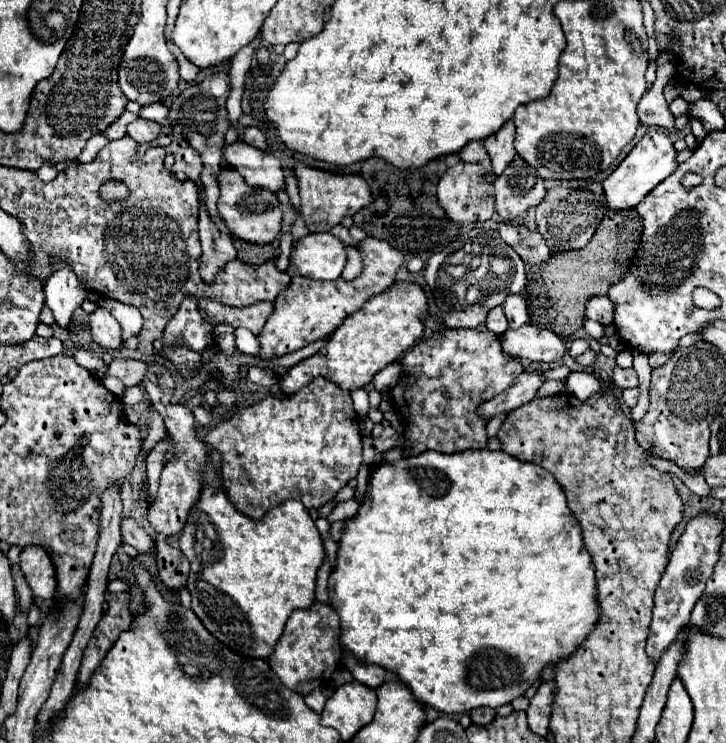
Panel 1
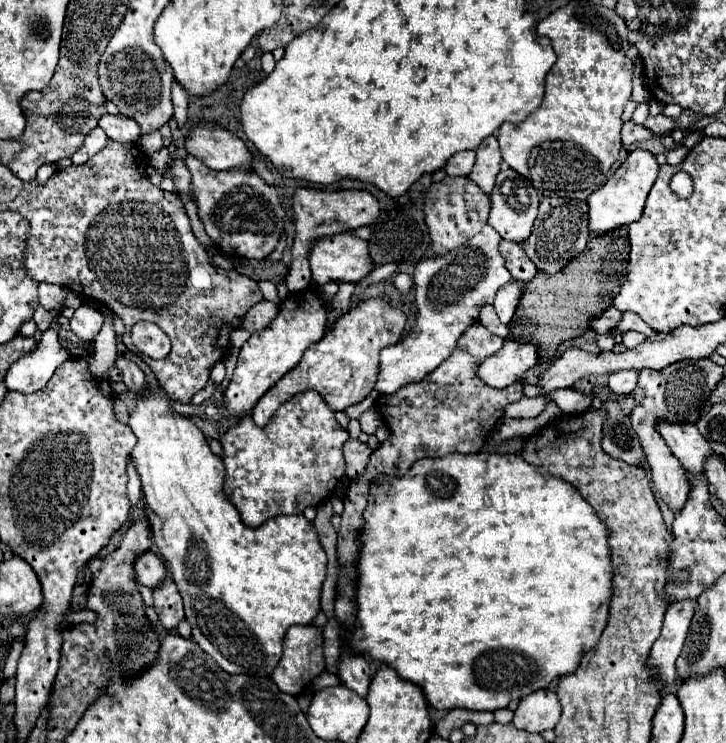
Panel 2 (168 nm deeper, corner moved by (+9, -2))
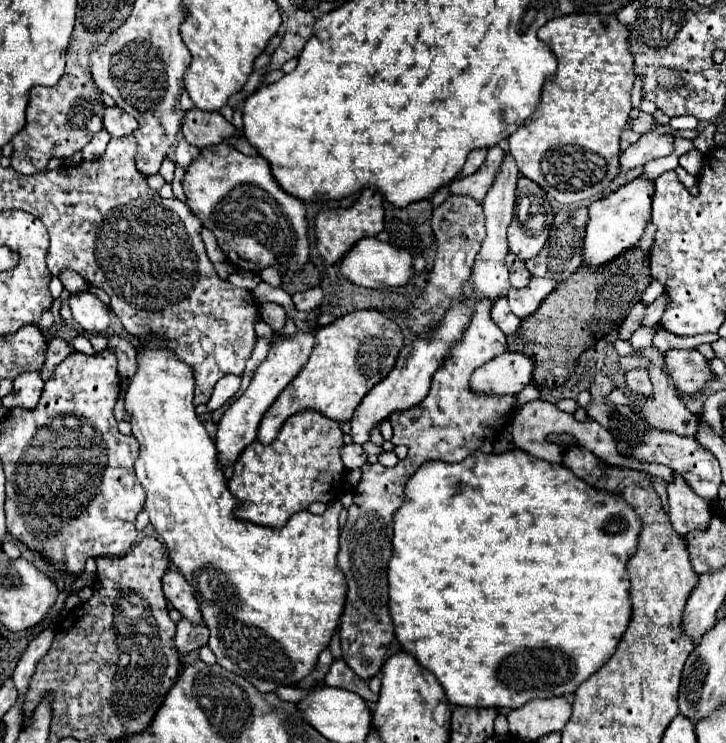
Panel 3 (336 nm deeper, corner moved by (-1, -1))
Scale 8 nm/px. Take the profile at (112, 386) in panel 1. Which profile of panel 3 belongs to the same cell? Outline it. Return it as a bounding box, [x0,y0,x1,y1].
[124,336,346,692]

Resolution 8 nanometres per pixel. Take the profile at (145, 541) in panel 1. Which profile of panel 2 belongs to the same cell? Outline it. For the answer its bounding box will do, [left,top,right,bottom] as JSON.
[134,551,168,589]

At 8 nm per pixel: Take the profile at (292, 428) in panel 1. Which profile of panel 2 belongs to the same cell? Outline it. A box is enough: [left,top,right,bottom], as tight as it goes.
[220,391,348,527]

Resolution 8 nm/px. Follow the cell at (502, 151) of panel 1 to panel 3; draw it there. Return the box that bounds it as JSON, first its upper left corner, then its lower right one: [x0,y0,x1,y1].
[450,146,506,202]

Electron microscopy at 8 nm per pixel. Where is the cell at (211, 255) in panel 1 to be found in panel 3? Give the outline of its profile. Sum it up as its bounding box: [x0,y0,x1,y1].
[176,140,200,170]

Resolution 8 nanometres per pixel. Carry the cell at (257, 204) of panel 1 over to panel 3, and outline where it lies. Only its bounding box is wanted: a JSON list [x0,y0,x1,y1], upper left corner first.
[182,146,310,274]

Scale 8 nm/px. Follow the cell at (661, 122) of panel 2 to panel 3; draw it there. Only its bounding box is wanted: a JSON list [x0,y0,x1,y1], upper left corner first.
[620,130,674,170]

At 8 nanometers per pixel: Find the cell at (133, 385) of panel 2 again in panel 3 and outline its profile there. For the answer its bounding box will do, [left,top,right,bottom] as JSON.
[108,336,138,382]

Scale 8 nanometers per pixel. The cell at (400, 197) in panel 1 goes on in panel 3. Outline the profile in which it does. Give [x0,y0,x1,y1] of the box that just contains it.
[384,200,434,256]

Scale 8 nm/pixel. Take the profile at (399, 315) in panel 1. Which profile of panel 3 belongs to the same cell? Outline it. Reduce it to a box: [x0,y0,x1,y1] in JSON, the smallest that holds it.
[258,310,404,444]

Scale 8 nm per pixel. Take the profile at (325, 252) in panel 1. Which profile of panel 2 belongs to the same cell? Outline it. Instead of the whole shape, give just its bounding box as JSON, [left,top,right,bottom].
[310,233,374,283]

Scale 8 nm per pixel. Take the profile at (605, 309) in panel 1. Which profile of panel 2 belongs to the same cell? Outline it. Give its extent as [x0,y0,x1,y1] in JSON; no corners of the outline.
[592,307,622,333]

